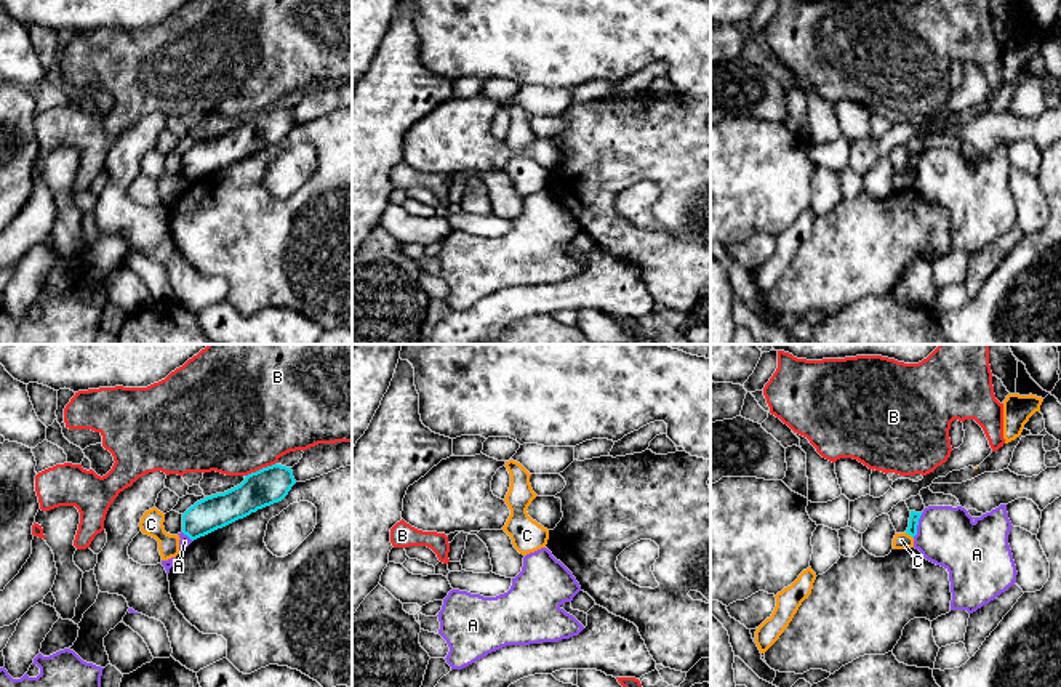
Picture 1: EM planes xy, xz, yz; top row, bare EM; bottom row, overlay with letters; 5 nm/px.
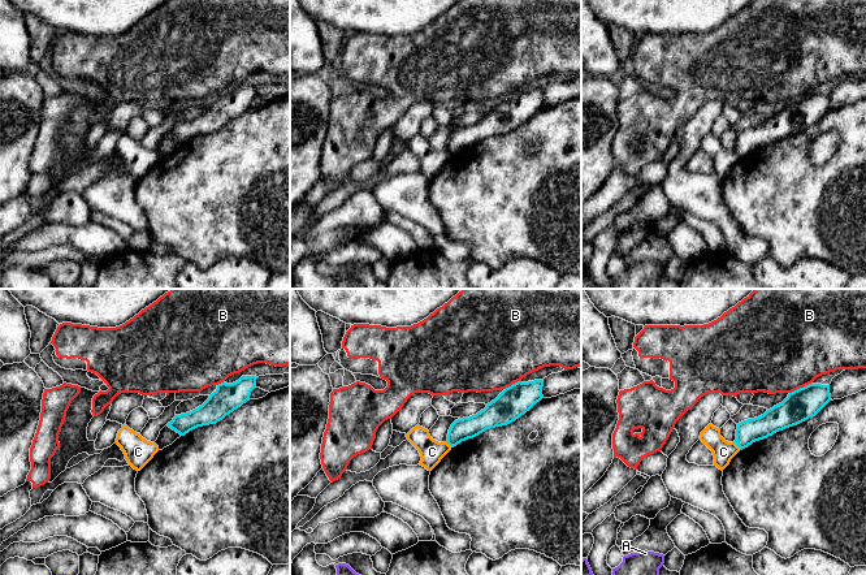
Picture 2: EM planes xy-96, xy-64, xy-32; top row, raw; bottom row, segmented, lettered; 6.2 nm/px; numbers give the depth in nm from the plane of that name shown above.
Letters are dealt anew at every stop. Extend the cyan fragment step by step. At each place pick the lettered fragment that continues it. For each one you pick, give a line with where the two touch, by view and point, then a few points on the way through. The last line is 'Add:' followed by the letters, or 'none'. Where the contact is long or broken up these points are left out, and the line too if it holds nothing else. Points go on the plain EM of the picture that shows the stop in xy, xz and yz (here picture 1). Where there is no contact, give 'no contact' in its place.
Add: none

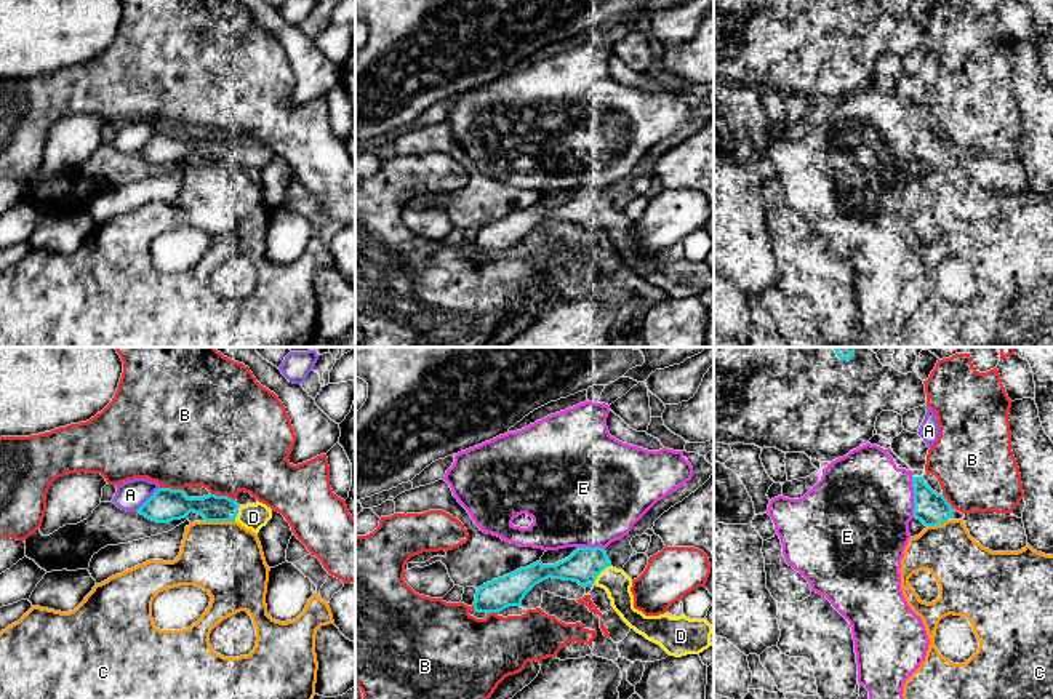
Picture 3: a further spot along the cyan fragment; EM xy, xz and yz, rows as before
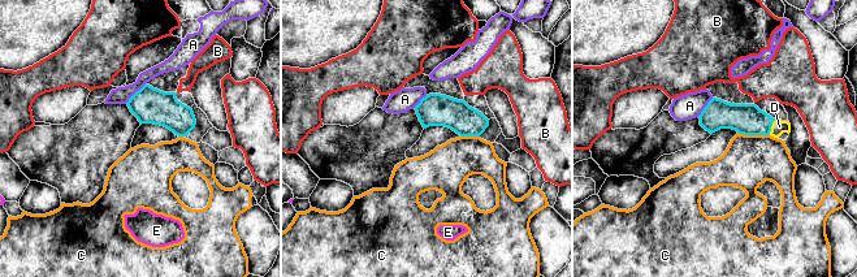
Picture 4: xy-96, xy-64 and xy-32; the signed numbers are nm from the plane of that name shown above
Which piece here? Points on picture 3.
D: xz (600, 213)
Add: D

